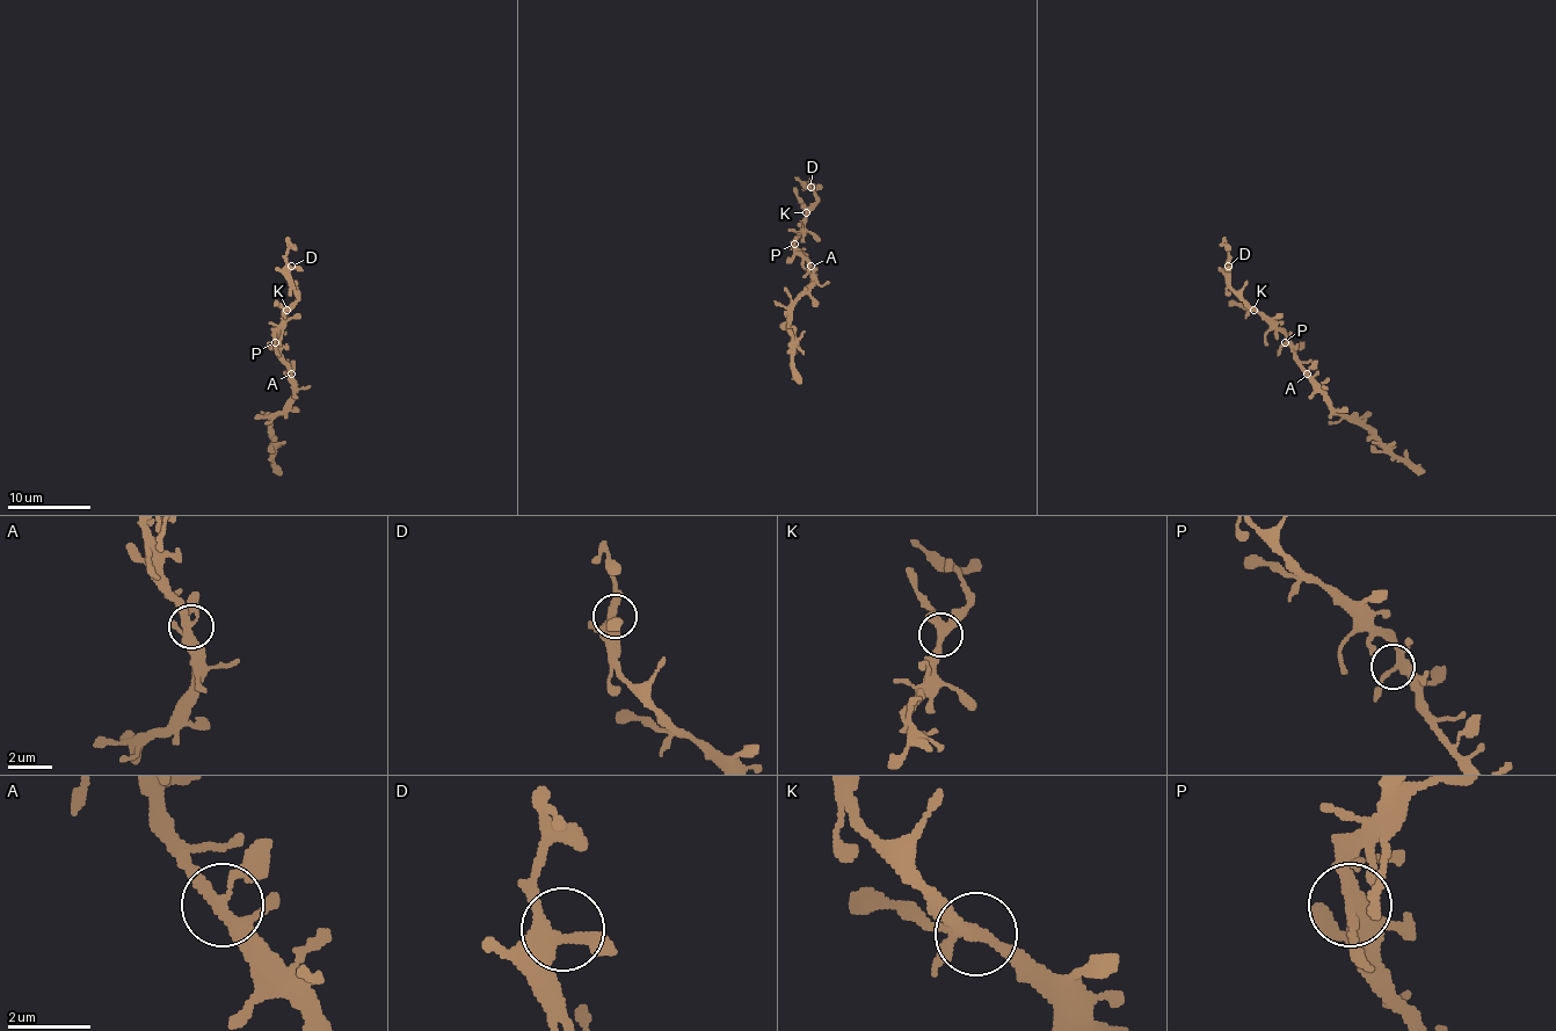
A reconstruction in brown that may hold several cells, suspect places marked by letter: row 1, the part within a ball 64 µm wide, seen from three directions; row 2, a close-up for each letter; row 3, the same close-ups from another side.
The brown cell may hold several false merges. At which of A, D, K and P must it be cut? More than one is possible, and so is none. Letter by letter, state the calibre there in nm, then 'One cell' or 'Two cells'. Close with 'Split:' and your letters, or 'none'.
A: Thickness 280 nm. One cell
D: Thickness 360 nm. One cell
K: Thickness 300 nm. One cell
P: Thickness 260 nm. One cell
Split: none

